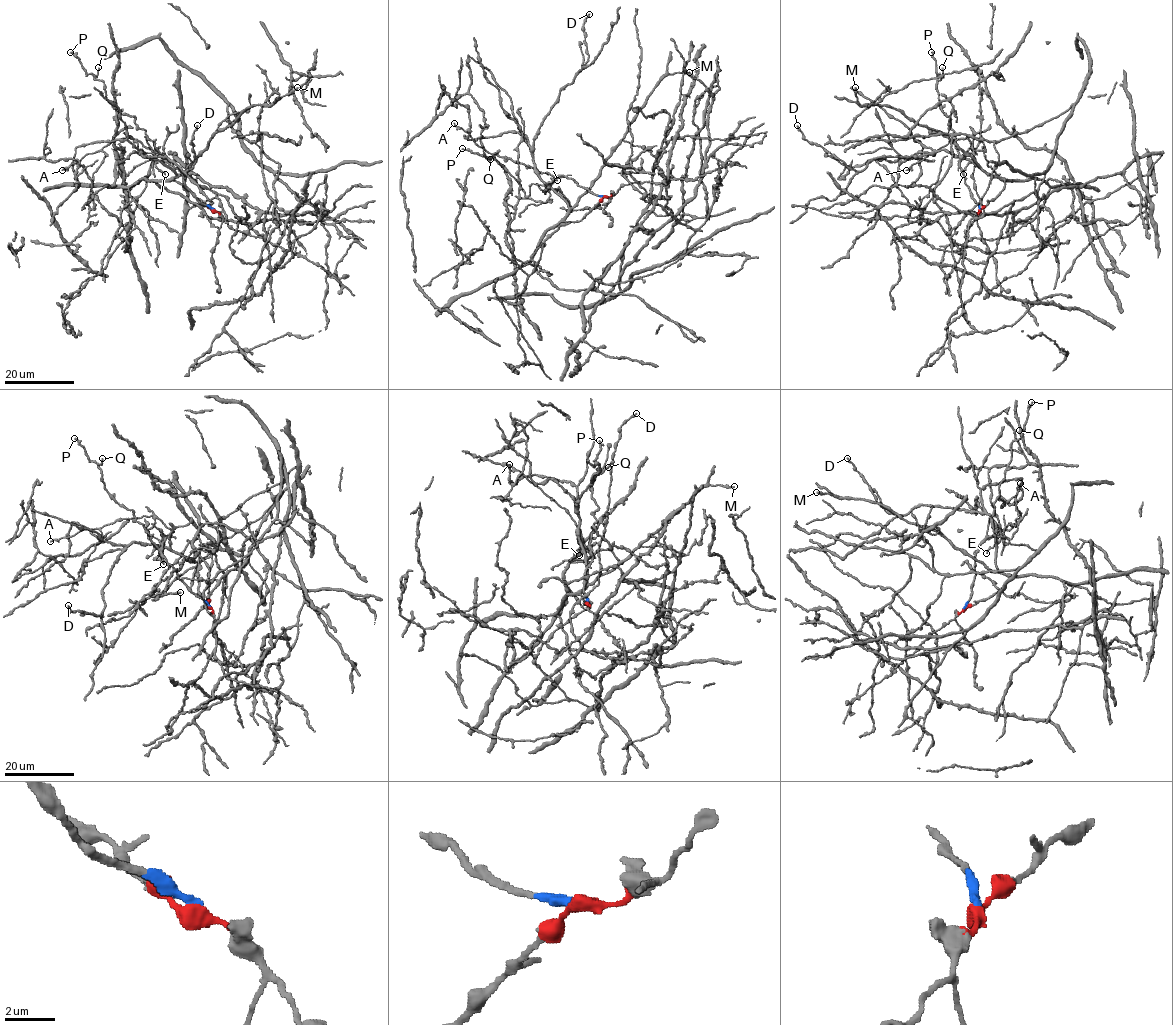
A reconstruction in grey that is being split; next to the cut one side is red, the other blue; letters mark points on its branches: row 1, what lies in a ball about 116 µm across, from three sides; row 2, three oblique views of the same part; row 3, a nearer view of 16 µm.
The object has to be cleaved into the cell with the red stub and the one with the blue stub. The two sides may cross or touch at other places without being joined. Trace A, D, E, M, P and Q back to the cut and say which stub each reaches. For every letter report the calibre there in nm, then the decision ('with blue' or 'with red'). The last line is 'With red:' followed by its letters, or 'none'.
A: calibre 150 nm; with blue
D: calibre 190 nm; with red
E: calibre 140 nm; with blue
M: calibre 220 nm; with red
P: calibre 220 nm; with blue
Q: calibre 150 nm; with blue
With red: D, M

